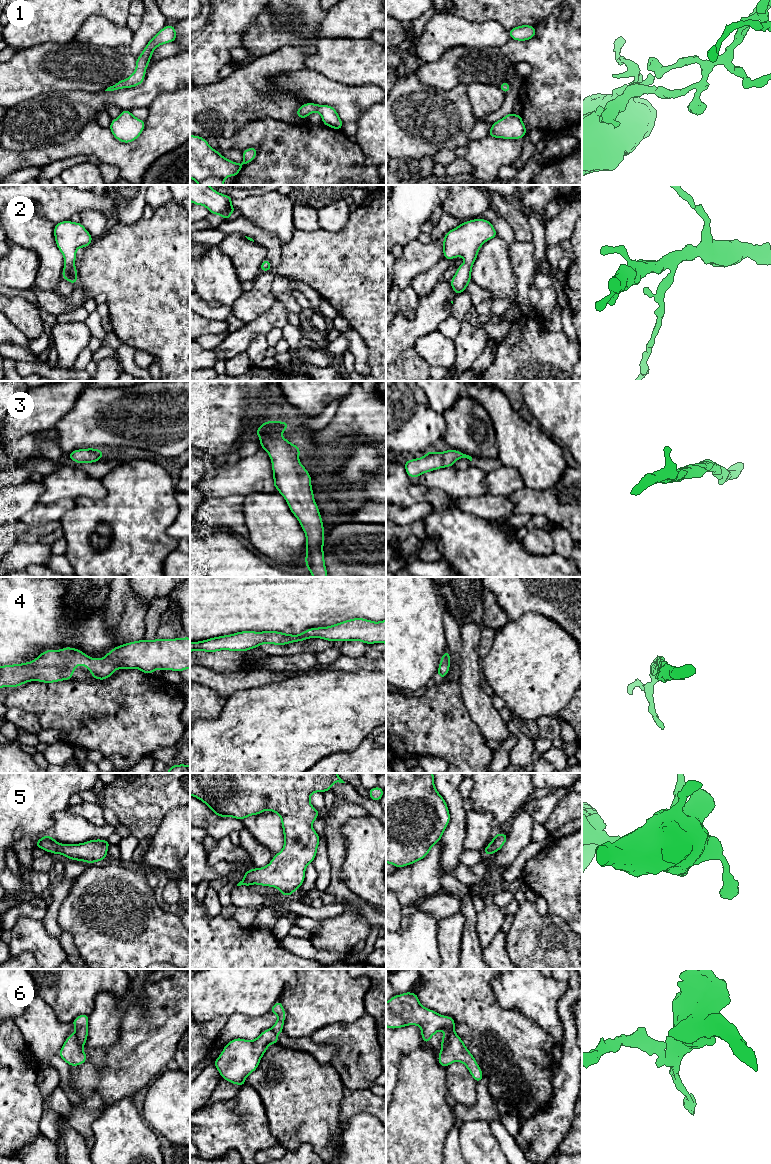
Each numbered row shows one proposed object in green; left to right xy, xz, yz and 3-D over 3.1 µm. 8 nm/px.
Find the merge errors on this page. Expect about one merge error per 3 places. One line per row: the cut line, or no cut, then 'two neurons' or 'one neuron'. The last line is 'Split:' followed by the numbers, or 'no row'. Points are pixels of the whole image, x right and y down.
1: no cut | one neuron
2: no cut | one neuron
3: no cut | one neuron
4: no cut | one neuron
5: no cut | one neuron
6: yz (453, 1031), (450, 1033), (448, 1041), (442, 1046) | two neurons
Split: 6

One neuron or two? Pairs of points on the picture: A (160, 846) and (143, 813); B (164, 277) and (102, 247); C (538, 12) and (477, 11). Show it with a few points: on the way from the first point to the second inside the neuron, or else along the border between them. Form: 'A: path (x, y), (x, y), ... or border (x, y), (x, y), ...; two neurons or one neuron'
A: border (166, 814), (157, 832), (151, 838); two neurons
B: path (149, 270), (117, 262); one neuron
C: path (523, 12), (492, 12); one neuron

